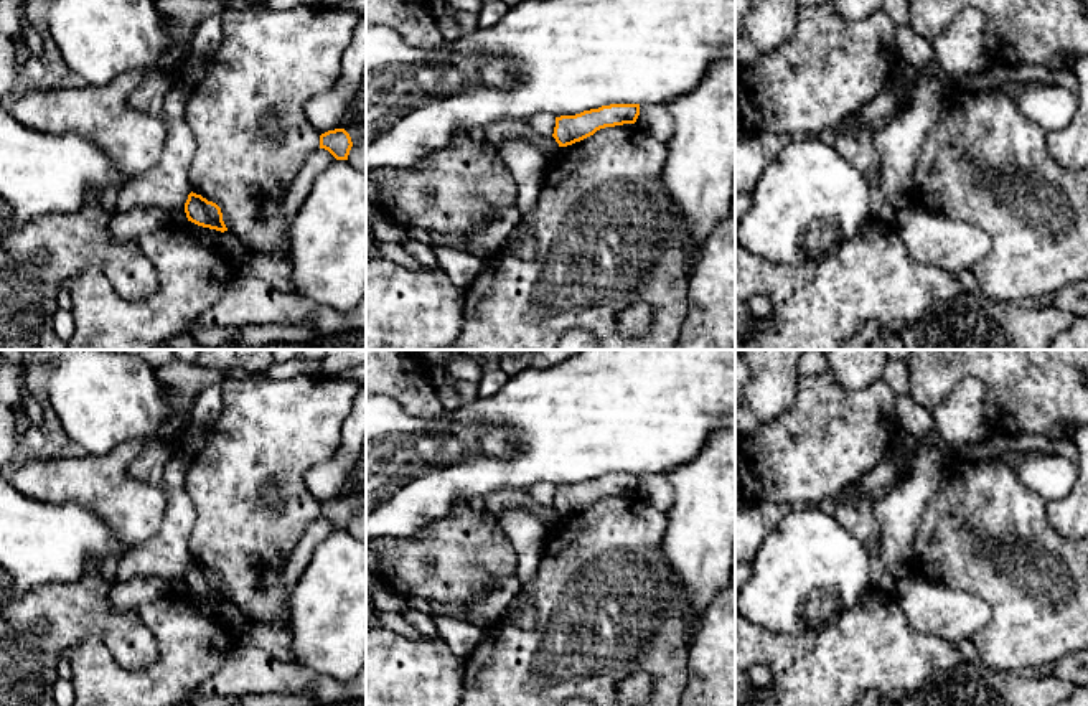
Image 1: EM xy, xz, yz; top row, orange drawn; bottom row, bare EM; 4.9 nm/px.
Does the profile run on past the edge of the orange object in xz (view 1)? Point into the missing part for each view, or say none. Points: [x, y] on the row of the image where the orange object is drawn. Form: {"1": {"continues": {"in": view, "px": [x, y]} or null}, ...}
{"1": {"continues": null}}

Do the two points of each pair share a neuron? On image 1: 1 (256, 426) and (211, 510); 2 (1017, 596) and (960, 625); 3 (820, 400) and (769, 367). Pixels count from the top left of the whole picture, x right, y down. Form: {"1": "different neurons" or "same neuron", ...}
{"1": "same neuron", "2": "different neurons", "3": "different neurons"}

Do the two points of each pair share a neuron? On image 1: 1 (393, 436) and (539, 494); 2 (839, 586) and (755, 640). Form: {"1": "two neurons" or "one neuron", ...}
{"1": "two neurons", "2": "two neurons"}

